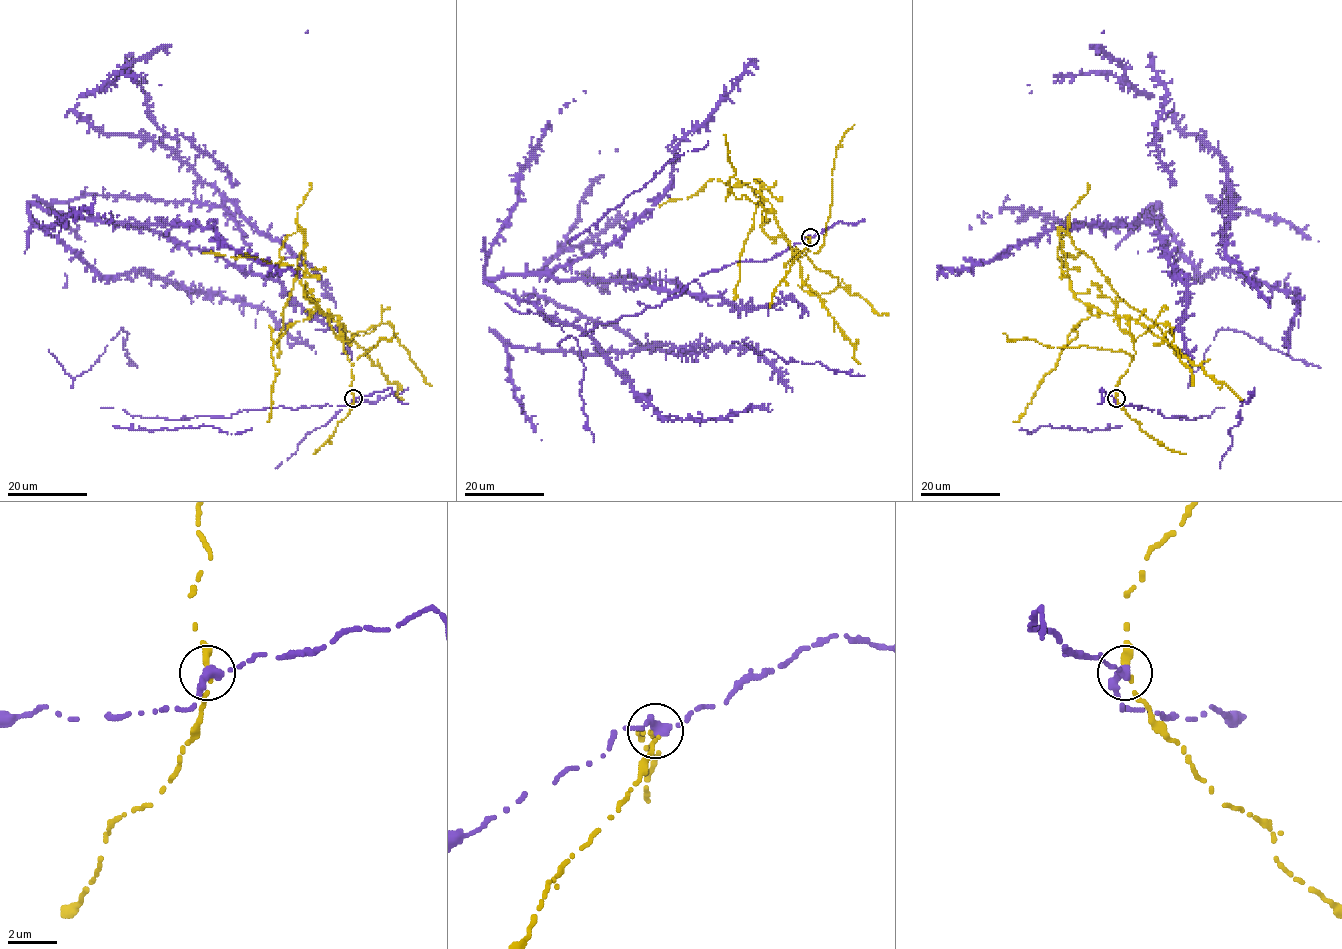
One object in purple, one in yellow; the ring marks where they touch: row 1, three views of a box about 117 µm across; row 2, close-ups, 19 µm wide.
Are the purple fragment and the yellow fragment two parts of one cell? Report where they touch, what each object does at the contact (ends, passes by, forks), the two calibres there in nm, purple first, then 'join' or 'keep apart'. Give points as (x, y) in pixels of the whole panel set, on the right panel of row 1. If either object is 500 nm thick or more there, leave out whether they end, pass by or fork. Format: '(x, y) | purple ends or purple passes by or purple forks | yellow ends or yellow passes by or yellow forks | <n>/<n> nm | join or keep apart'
(1116, 398) | purple ends | yellow ends | 480/360 nm | keep apart

